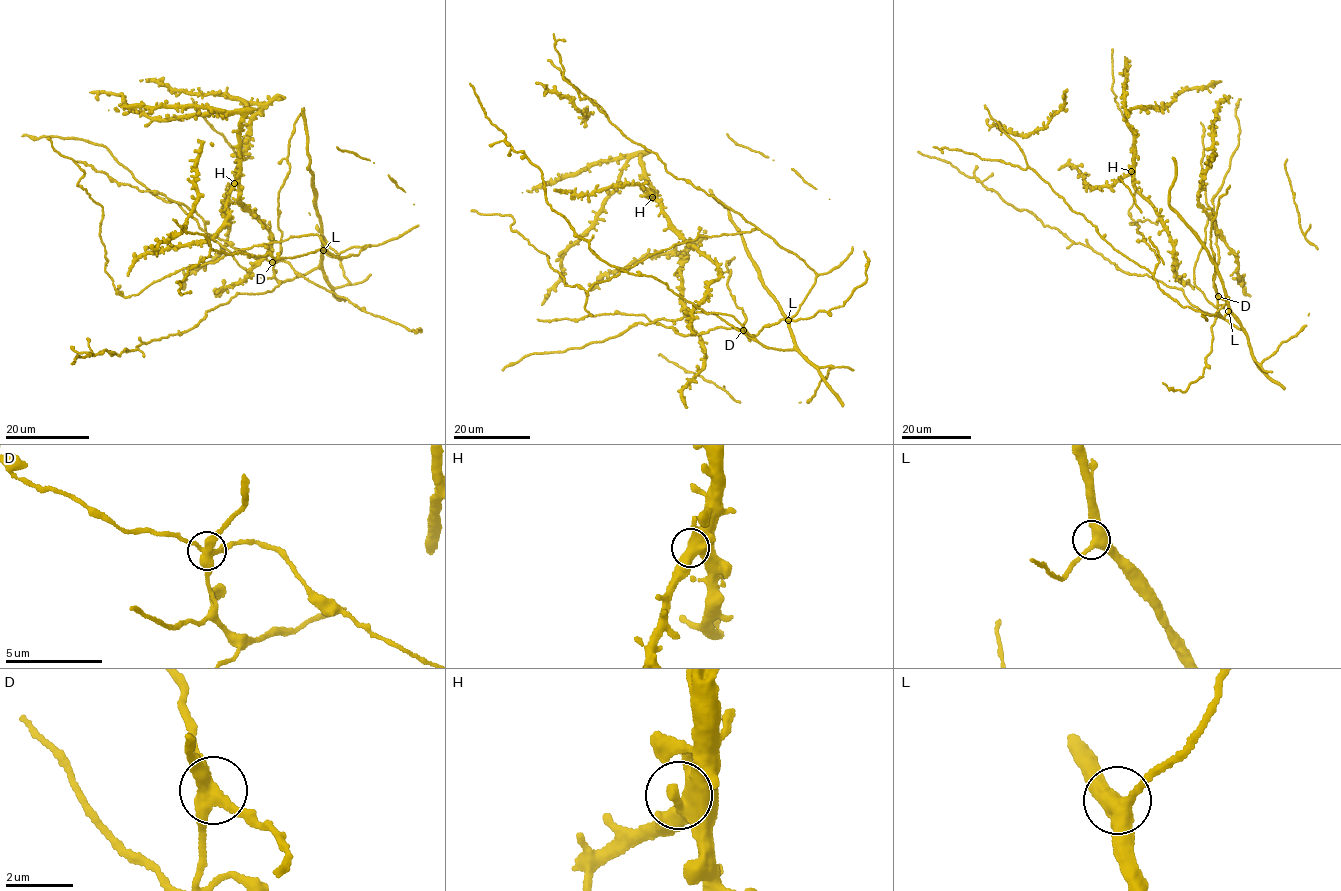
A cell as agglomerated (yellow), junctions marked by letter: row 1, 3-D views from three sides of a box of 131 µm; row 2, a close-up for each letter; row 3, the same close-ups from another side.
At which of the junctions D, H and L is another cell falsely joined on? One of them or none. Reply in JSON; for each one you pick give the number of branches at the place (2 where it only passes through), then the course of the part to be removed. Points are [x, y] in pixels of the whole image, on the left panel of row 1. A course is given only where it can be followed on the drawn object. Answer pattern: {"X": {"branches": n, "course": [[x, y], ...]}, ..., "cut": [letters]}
{"D": {"branches": 4, "course": [[272, 262], [212, 237], [206, 232], [204, 220], [184, 205], [119, 184], [91, 166], [73, 161]]}, "cut": ["D"]}

